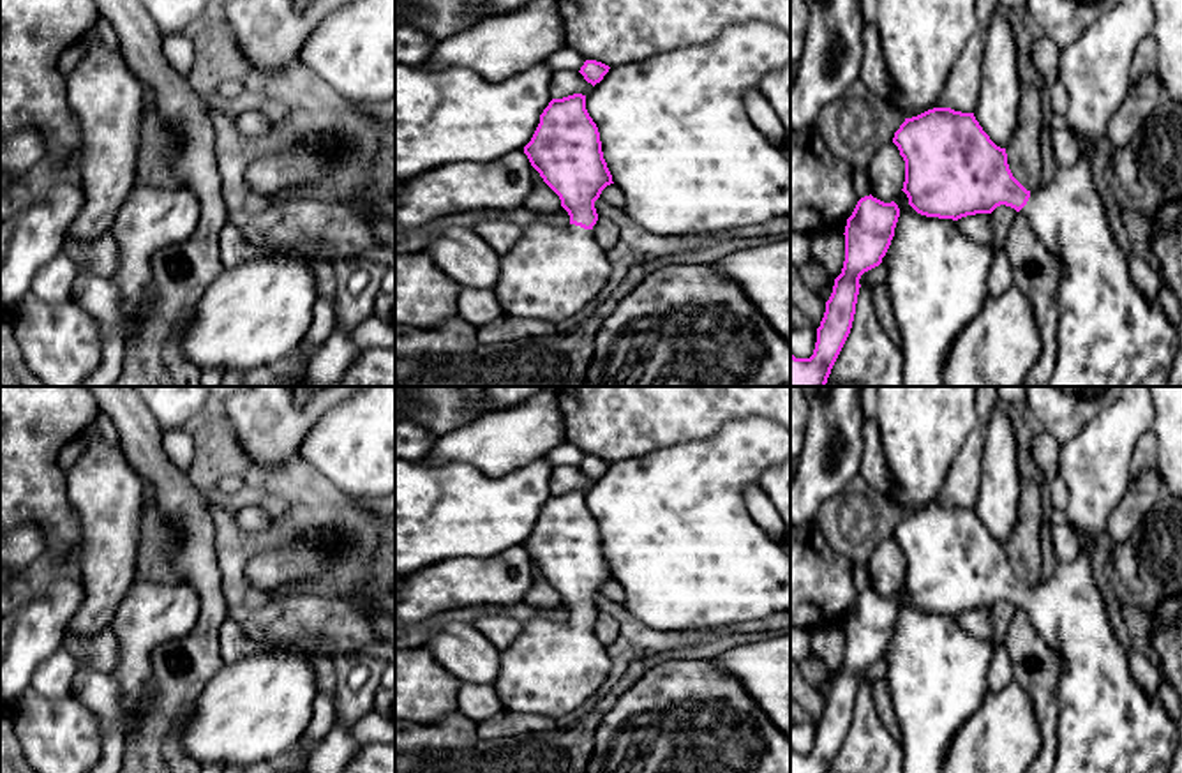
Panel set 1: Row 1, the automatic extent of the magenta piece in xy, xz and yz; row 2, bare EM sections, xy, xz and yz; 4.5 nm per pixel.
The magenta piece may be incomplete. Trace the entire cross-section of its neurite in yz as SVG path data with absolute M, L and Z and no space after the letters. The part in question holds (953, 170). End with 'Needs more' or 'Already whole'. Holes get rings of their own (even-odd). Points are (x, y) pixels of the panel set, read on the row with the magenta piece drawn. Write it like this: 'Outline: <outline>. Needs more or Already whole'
Outline: M933 108L905 118L893 143L905 161L901 191L917 214L958 221L967 215L991 214L1006 205L1021 212L1034 235L1059 258L1057 362L1046 386L1170 386L1170 371L1180 351L1178 328L1168 319L1159 300L1147 298L1134 284L1127 256L1113 236L1106 219L1106 203L1094 185L1087 159L1080 157L1074 166L1060 168L1048 184L1030 192L1013 176L1006 148L990 139L974 113L951 108Z. Needs more

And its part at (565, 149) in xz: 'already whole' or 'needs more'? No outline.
needs more

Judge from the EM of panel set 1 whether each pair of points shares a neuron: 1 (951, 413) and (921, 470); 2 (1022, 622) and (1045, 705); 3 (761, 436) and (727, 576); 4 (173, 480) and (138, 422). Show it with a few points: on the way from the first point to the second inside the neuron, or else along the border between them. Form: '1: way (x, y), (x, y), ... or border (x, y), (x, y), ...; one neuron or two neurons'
1: way (937, 427), (921, 443), (921, 456); one neuron
2: way (1025, 643), (1045, 662), (1045, 683); one neuron
3: way (725, 472), (722, 475), (722, 540); one neuron
4: way (159, 466), (143, 450), (140, 436); one neuron

